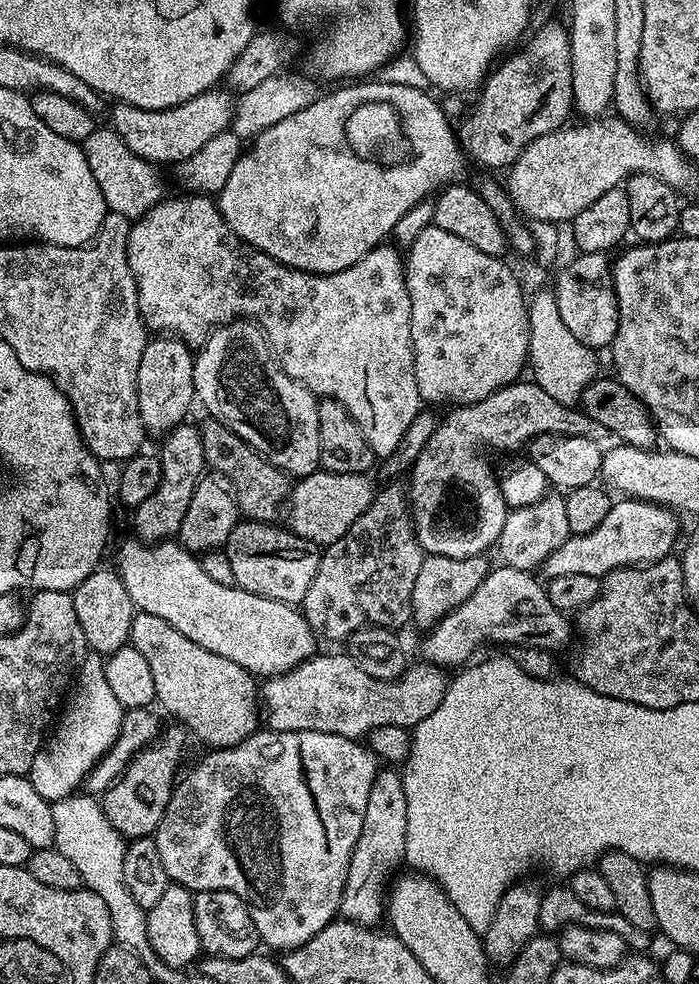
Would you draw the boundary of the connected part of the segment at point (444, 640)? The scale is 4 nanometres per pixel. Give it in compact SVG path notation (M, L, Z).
M493 567L478 590L474 590L462 606L447 612L425 635L428 637L424 640L423 659L427 663L445 670L467 665L473 659L472 651L487 640L545 650L557 650L567 642L572 632L569 617L550 602L547 587L539 584L532 572L499 567Z

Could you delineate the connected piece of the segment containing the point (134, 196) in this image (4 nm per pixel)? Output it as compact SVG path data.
M93 127L91 134L83 140L82 147L86 154L86 162L90 162L90 170L94 173L94 180L98 182L98 188L102 190L102 196L109 212L117 212L129 218L139 218L165 199L164 184L160 181L159 174L156 173L159 172L157 165L138 158L138 154L134 154L134 150L130 150L130 146L126 146L126 142L122 142L122 138L118 138L118 134L112 127Z

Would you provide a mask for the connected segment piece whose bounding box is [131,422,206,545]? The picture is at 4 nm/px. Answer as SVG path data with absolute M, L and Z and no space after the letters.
M195 423L179 424L163 437L161 444L164 445L158 451L160 485L131 513L135 535L147 545L179 537L182 518L186 518L186 506L190 506L190 498L194 498L194 490L206 472L200 429Z

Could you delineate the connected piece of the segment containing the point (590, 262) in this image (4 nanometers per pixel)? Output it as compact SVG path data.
M580 252L560 272L554 295L566 326L580 342L595 350L607 349L614 342L620 325L616 288L612 284L613 265L603 252Z

